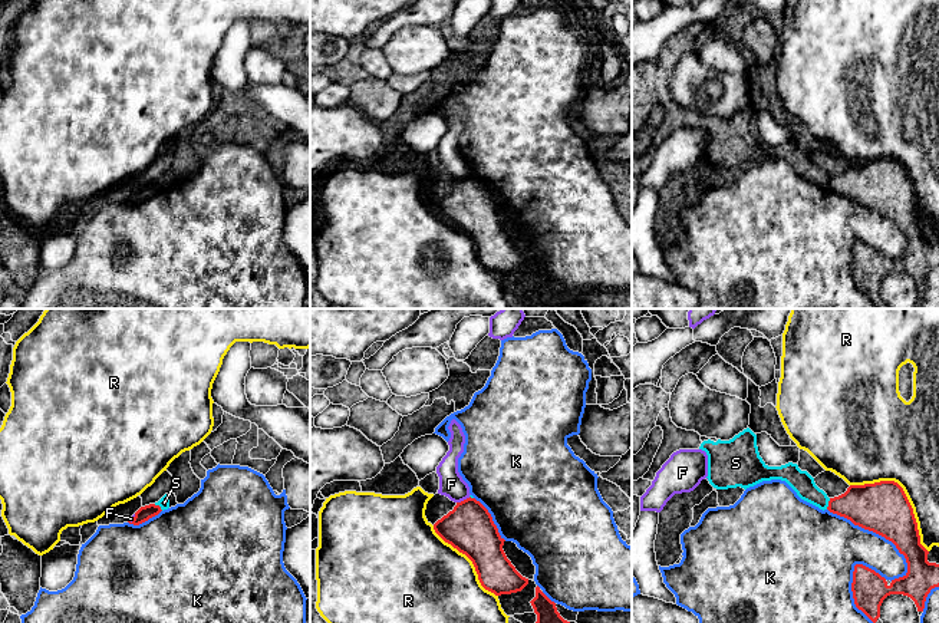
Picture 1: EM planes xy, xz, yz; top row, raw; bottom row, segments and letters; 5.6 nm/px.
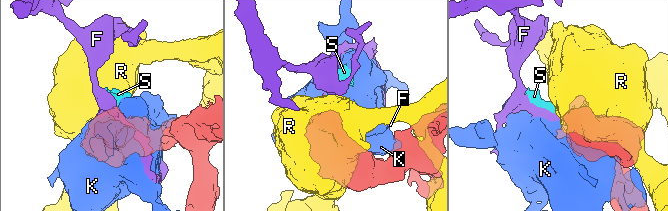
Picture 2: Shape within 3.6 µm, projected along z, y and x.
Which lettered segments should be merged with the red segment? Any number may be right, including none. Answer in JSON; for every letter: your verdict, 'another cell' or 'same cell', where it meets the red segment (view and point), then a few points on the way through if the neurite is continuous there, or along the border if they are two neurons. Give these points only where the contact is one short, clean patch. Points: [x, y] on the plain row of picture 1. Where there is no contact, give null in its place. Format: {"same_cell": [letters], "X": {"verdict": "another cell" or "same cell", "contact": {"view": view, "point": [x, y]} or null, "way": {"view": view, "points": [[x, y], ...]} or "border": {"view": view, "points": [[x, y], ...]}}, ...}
{"same_cell": [], "F": {"verdict": "another cell", "contact": {"view": "xz", "point": [464, 178]}, "border": {"view": "xz", "points": [[470, 175], [457, 181]]}}, "K": {"verdict": "another cell", "contact": {"view": "yz", "point": [876, 211]}}, "R": {"verdict": "another cell", "contact": {"view": "yz", "point": [905, 172]}}, "S": {"verdict": "another cell", "contact": {"view": "yz", "point": [829, 183]}, "border": {"view": "yz", "points": [[830, 177], [826, 187]]}}}

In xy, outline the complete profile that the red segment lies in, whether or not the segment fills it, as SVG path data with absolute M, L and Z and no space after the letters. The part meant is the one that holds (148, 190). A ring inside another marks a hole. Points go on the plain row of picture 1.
M149 182L149 184L145 184L145 185L141 185L136 191L135 191L135 195L132 200L128 200L129 202L134 202L134 204L139 204L145 200L148 200L149 197L158 194L161 191L161 185L159 184L155 184L155 182Z

